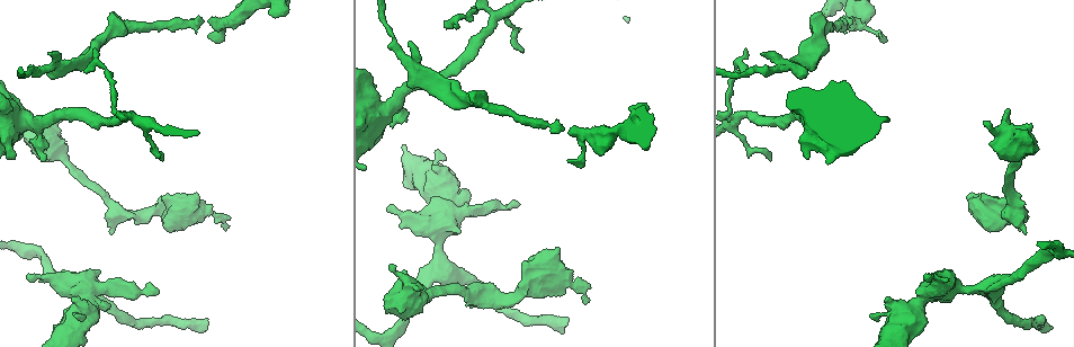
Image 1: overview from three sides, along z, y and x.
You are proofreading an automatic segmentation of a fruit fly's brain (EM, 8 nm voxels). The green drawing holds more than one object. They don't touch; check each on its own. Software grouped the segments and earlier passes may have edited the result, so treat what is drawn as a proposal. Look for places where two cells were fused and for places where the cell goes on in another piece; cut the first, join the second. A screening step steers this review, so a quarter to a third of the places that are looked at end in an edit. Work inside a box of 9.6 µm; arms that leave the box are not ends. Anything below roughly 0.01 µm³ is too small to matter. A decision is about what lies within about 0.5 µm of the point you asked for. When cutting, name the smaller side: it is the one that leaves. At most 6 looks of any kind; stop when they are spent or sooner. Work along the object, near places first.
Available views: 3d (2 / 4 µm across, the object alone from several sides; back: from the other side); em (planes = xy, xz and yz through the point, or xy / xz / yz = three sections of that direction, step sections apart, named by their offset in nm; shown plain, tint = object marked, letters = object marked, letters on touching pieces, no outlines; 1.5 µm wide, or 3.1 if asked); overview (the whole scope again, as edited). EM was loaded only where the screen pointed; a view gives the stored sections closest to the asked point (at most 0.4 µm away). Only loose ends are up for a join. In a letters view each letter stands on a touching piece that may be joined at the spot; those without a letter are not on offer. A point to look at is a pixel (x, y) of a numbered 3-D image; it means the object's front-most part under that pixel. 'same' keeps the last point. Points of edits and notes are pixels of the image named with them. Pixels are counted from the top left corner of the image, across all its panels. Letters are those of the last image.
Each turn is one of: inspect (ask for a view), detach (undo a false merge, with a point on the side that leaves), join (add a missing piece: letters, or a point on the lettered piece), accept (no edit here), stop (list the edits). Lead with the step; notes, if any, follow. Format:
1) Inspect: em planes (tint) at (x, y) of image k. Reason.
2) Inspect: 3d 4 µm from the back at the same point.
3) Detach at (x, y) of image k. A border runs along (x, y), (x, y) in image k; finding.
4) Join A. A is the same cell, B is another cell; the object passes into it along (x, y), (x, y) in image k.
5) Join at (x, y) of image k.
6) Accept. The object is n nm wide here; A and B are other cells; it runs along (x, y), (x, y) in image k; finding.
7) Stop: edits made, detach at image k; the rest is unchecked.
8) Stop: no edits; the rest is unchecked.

Inspect: em xy step 4 (tint) at (984, 122) of image 1. Branch stops here.

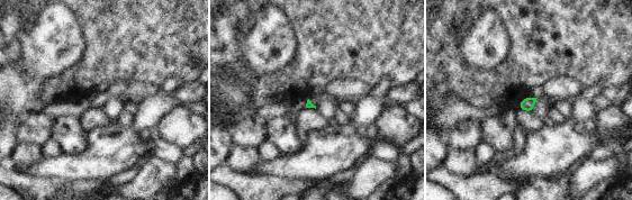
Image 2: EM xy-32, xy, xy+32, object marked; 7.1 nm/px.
Inspect: em yz step 4 (tint) at the same point. Cut it another way.

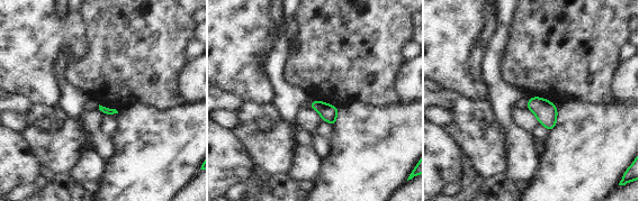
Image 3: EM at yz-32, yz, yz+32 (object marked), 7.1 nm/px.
Inspect: em yz step 4 (letters) at the same point.

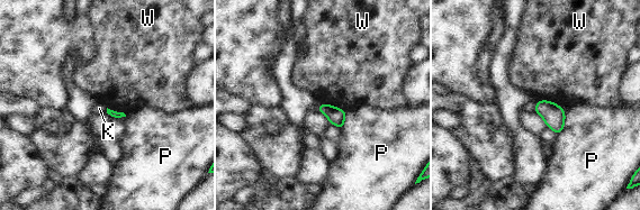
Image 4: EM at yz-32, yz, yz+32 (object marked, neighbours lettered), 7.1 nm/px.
Accept. K, P and W are other cells; a border runs along (537, 100), (551, 100), (565, 109) in image 4; none of them fits.

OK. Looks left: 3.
Inspect: 3d 2 µm at (881, 38) of image 1. Thin end.

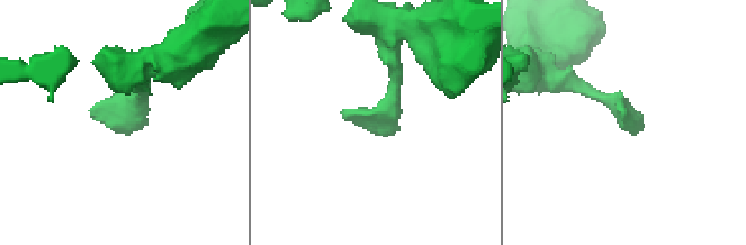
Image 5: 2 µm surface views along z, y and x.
Inspect: em xz step 4 (letters) at (342, 112) of image 5.

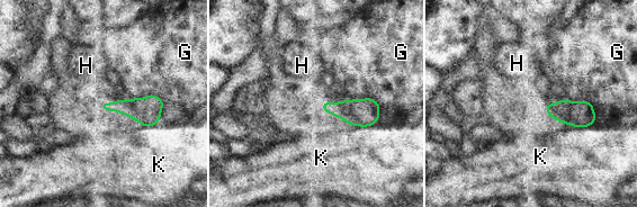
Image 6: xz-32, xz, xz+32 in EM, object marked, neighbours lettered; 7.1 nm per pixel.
Inspect: em planes (letters) at the same point.

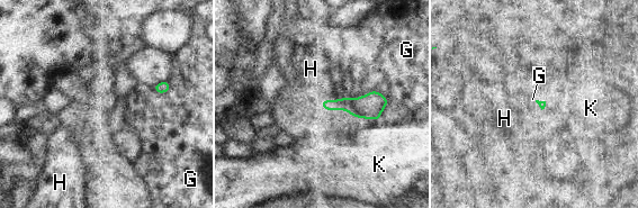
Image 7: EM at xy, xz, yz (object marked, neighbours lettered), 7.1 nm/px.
Accept. G, H and K are other cells; a border runs along (388, 99), (368, 91), (322, 100) in image 7; no lettered piece goes on from it.

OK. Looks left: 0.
Stop: no edits; the rest is unchecked.

